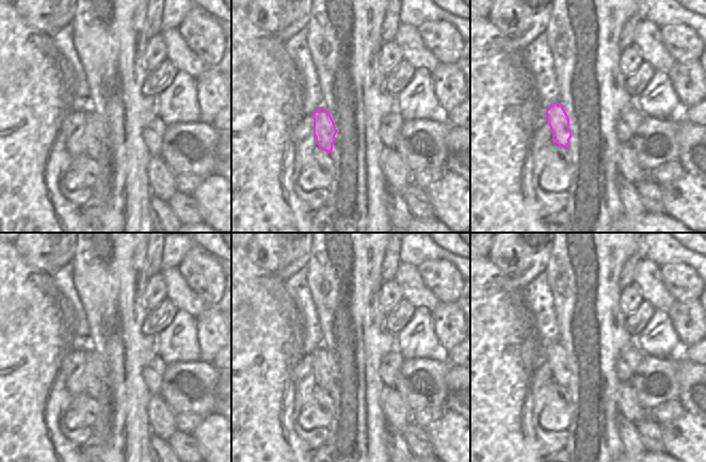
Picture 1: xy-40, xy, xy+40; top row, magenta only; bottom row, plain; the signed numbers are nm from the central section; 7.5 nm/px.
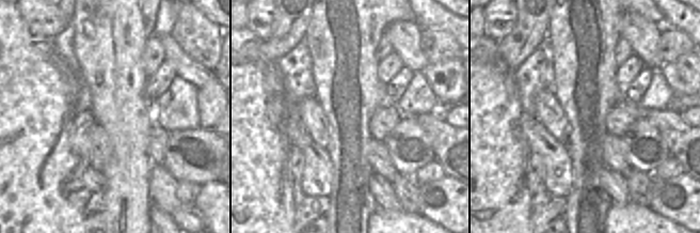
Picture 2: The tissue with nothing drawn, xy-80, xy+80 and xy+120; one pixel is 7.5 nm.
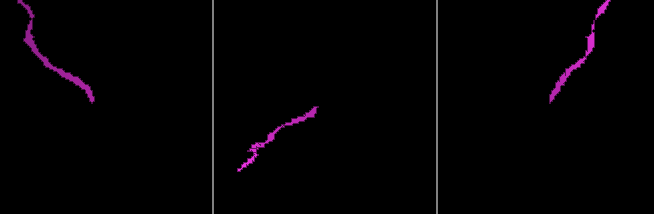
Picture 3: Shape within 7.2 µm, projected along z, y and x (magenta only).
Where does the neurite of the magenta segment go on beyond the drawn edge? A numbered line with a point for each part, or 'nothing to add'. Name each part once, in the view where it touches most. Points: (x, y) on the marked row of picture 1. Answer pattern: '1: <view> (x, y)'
nothing to add

